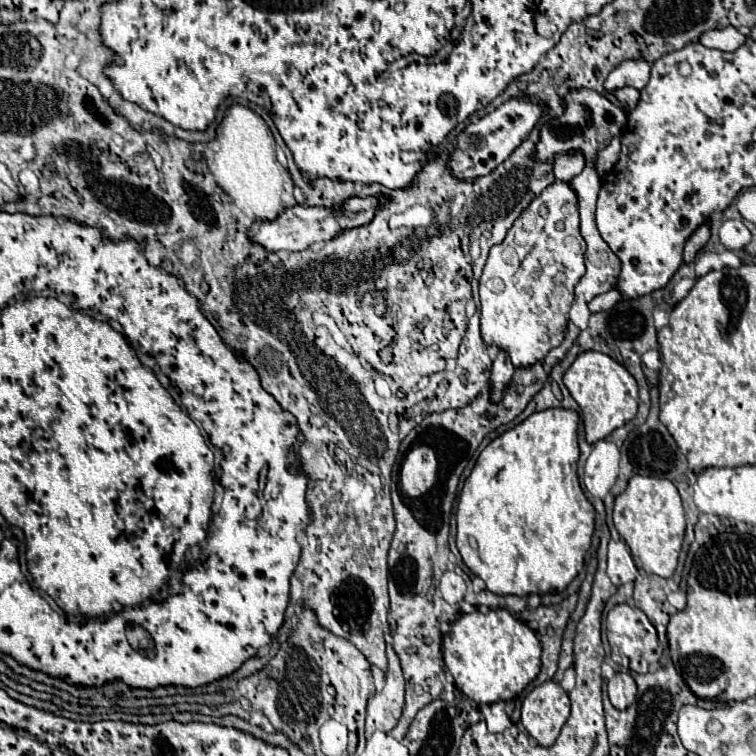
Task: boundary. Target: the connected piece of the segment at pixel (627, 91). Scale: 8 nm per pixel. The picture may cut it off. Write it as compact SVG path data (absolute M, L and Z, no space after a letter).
M631 86L617 88L617 90L613 90L613 94L615 94L615 98L617 98L621 104L625 104L625 106L637 104L637 98L639 98L639 92L637 92L635 88L631 88Z

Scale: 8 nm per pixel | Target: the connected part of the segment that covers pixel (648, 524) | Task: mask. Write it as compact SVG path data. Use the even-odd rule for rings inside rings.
M633 476L627 490L615 498L613 524L645 572L663 578L673 576L685 534L685 512L673 482L655 476Z

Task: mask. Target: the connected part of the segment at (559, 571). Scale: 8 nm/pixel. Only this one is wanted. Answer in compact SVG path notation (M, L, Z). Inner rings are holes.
M547 408L541 412L533 412L527 420L519 422L517 426L513 426L511 430L503 432L501 436L497 436L493 442L489 442L483 452L477 458L475 468L471 470L469 478L465 480L463 488L461 488L461 496L459 496L459 504L457 504L457 548L461 552L461 558L465 562L465 566L477 574L479 578L483 578L483 582L487 584L487 590L493 594L515 594L515 596L529 596L533 592L561 592L565 590L565 586L579 574L579 570L583 568L583 560L585 560L585 552L591 544L591 536L593 536L593 520L595 520L595 508L593 504L587 500L579 478L577 478L577 460L579 460L579 446L577 446L577 426L579 426L579 414L575 410L567 410L567 408Z

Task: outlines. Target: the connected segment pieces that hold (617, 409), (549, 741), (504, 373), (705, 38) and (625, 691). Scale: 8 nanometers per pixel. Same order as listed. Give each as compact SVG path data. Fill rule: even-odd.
M593 350L581 352L571 364L571 368L565 372L563 382L569 394L573 396L573 400L581 408L583 426L589 444L603 440L615 428L627 424L637 414L639 394L637 394L635 378L619 362L615 362L611 356L603 352L593 352Z
M553 680L535 686L521 708L521 722L541 746L553 746L569 718L569 696Z
M499 350L497 358L493 360L493 372L491 372L491 386L493 386L493 402L501 400L501 390L509 384L509 378L513 376L515 366L511 364L511 358L507 350Z
M727 26L727 28L703 32L699 36L699 42L703 46L707 46L707 48L719 48L723 52L733 52L733 50L737 50L745 42L745 36L737 28Z
M617 672L607 682L607 694L609 694L611 704L617 710L625 710L633 702L633 698L637 694L637 686L635 686L633 676L629 672Z

